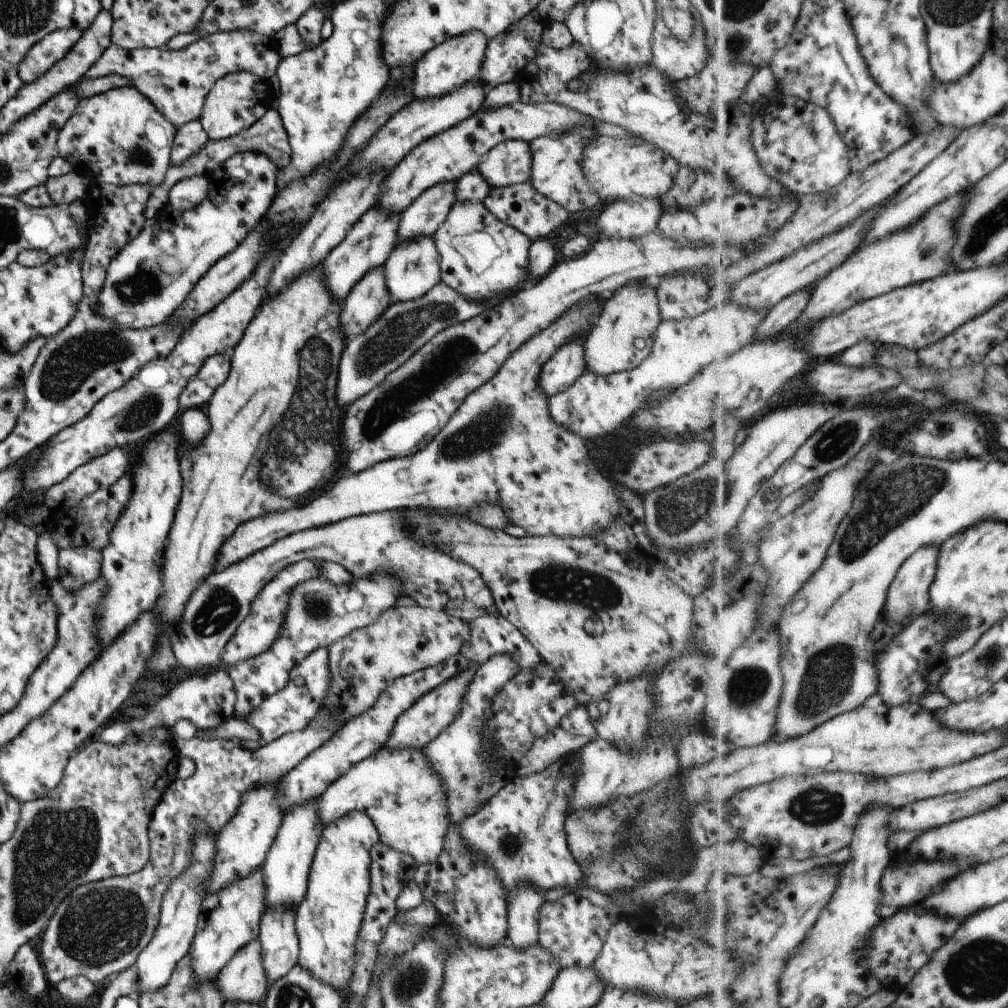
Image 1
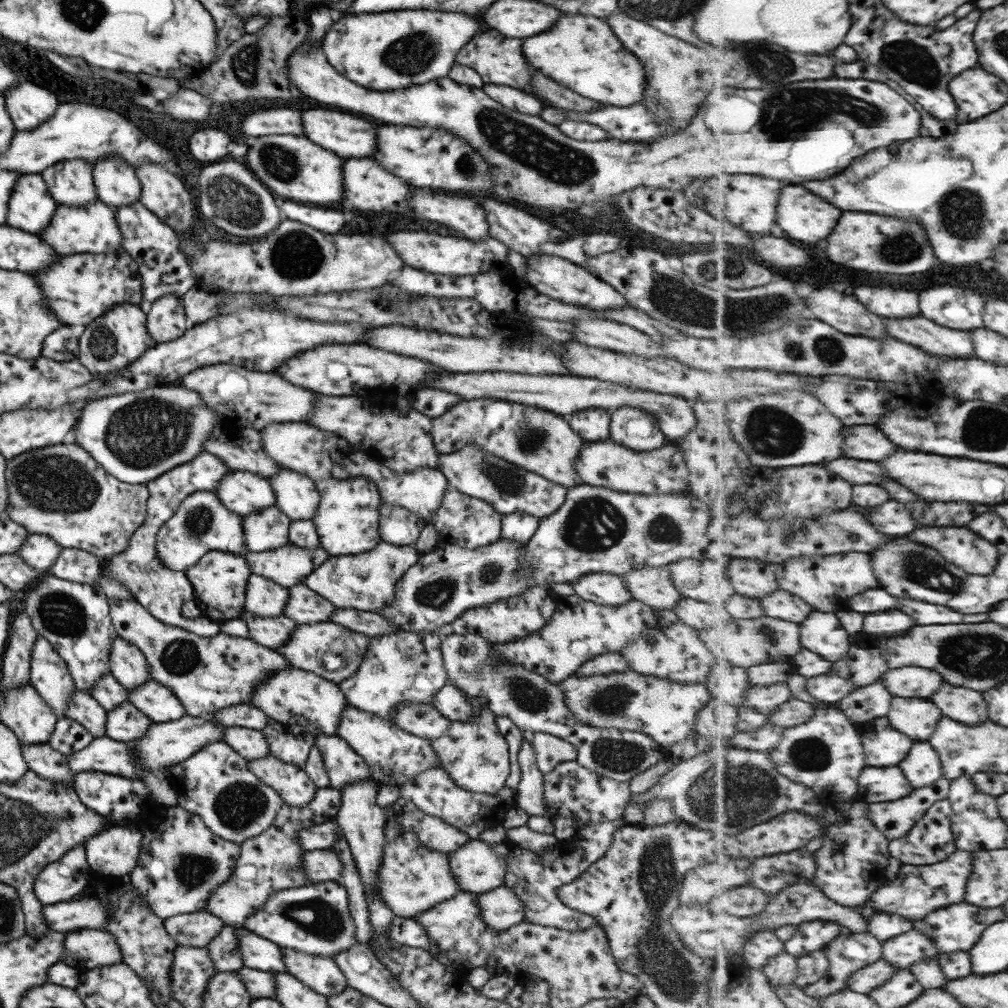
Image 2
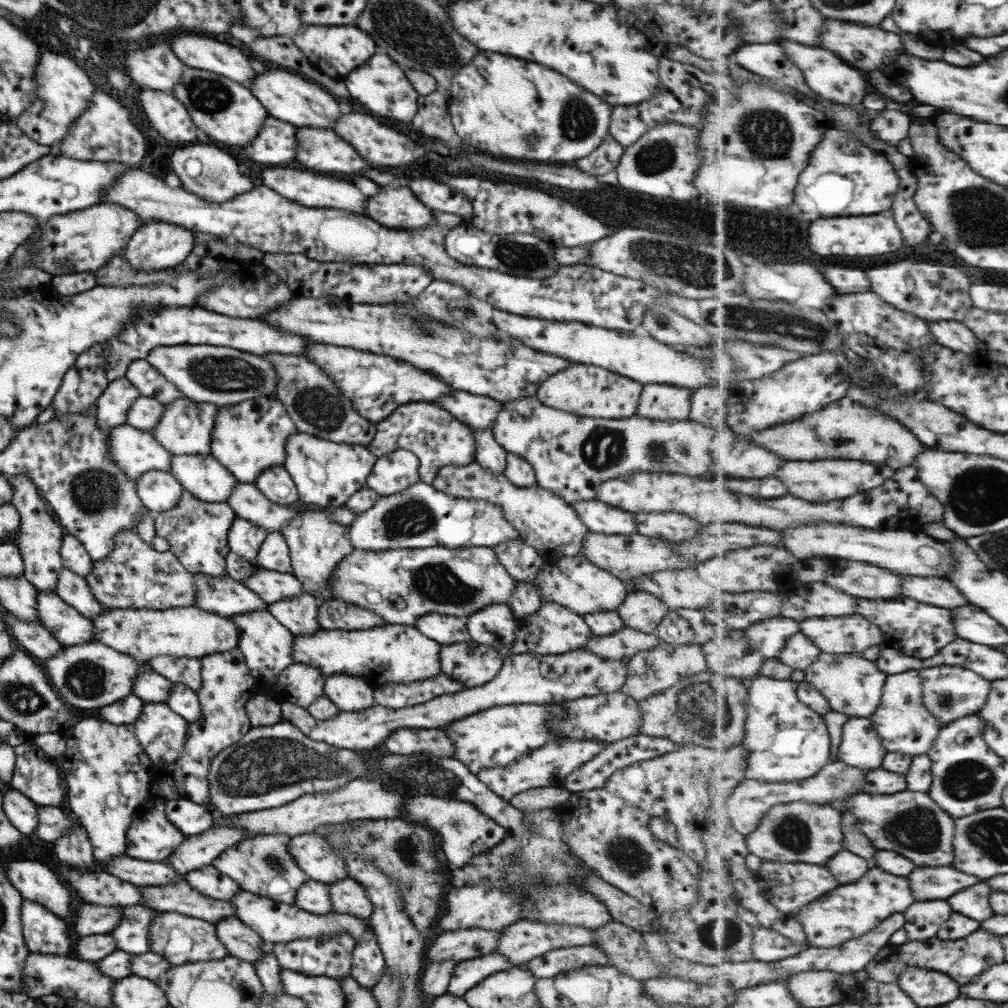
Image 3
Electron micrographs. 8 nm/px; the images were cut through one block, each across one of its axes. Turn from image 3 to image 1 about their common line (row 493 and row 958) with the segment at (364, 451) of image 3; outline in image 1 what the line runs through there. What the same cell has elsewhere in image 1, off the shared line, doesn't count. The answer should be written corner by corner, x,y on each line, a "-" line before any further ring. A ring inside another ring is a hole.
349,811
322,827
307,874
305,896
295,907
297,964
339,993
348,992
353,974
355,940
369,894
369,851
378,841
374,824
361,811

